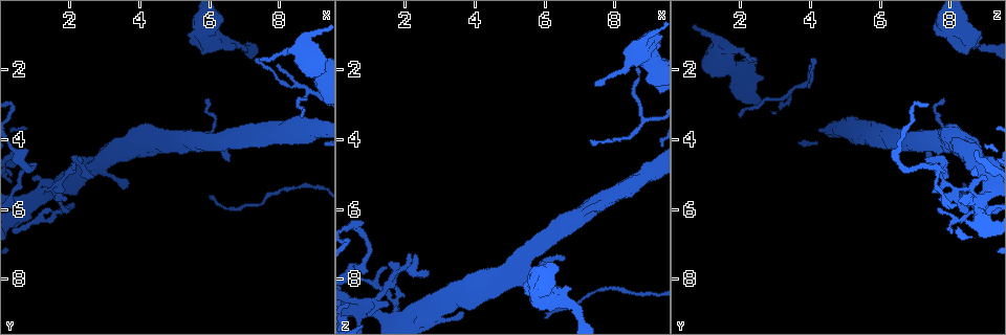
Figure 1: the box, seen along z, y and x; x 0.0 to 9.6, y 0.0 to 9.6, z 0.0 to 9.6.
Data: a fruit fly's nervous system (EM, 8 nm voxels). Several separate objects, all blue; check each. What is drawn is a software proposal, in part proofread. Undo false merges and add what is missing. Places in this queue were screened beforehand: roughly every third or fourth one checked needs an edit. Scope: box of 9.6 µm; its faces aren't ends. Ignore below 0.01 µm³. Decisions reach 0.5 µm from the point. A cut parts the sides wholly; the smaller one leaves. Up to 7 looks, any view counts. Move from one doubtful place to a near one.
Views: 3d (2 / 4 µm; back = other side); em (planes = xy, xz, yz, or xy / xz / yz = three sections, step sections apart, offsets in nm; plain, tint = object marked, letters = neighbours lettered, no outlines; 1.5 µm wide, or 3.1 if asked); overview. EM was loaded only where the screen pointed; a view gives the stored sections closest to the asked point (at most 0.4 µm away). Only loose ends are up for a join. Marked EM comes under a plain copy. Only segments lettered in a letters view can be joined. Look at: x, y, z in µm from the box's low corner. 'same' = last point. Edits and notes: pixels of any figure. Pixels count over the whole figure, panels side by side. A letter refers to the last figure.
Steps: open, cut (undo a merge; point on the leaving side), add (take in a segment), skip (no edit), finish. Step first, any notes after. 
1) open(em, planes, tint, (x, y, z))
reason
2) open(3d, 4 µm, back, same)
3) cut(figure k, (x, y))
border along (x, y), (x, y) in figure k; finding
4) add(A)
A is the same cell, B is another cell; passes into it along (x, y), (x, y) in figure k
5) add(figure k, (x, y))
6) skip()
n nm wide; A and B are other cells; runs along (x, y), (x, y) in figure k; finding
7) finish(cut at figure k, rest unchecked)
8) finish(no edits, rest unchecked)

open(em, yz, step 4, tint, (6.60, 1.45, 8.20))
thick end

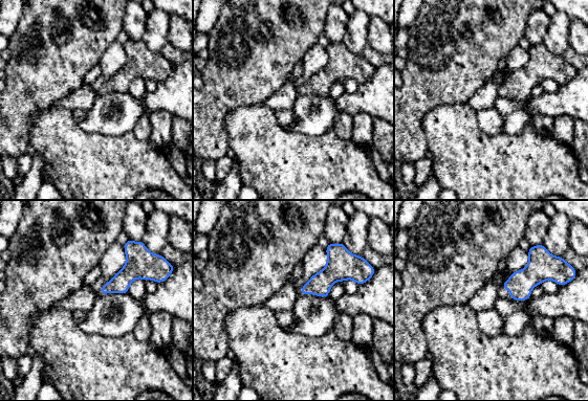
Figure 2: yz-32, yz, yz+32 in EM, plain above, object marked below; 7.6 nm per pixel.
open(em, yz, step 4, letters, same)
what lies round it

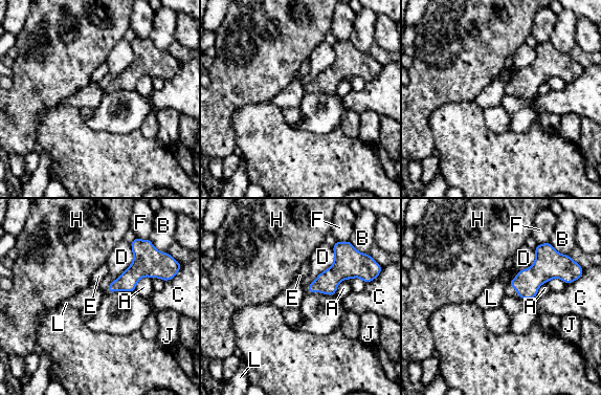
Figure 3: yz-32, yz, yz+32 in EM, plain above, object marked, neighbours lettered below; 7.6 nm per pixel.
skip()
A, B, C, D, E, F, H, J and L are other cells; no lettered segment goes on from it

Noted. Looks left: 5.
open(em, xz, step 4, tint, (1.60, 5.50, 8.15))
three-way junction

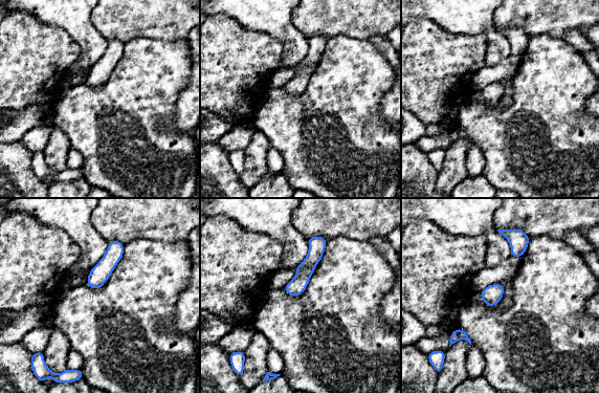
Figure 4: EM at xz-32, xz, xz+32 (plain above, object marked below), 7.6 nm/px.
open(em, xz, step 4, letters, same)

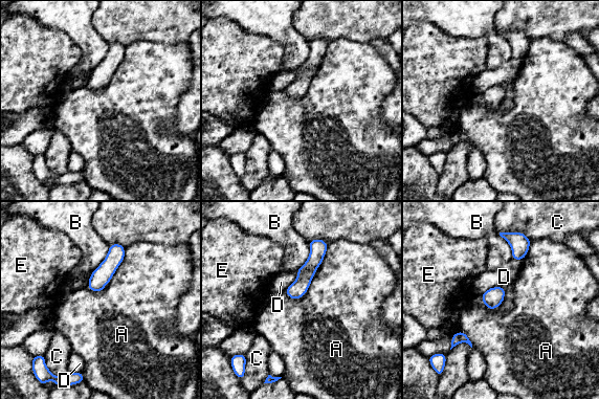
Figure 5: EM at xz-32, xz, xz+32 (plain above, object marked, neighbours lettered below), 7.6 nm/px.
skip()
A, B, C, D and E are other cells; border along (505, 288), (490, 287), (481, 294) in figure 5; continuous, no second cell

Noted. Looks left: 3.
open(em, planes, letters, (7.50, 1.70, 2.40))
thin end

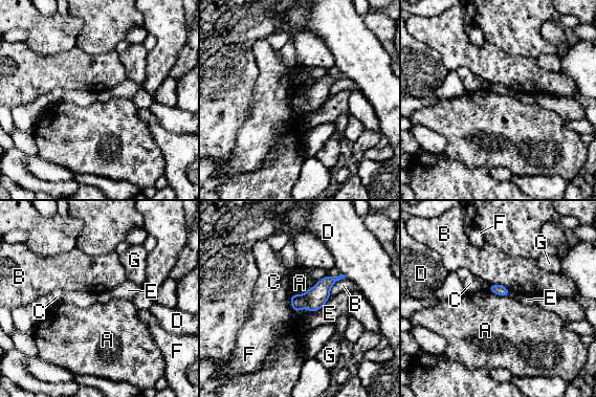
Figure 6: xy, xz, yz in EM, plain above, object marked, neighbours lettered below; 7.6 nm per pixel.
skip()
A touches over 240 nm; A, B, C, D, E, F and G are other cells; none of them fits

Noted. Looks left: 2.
finish(no edits, rest unchecked)

